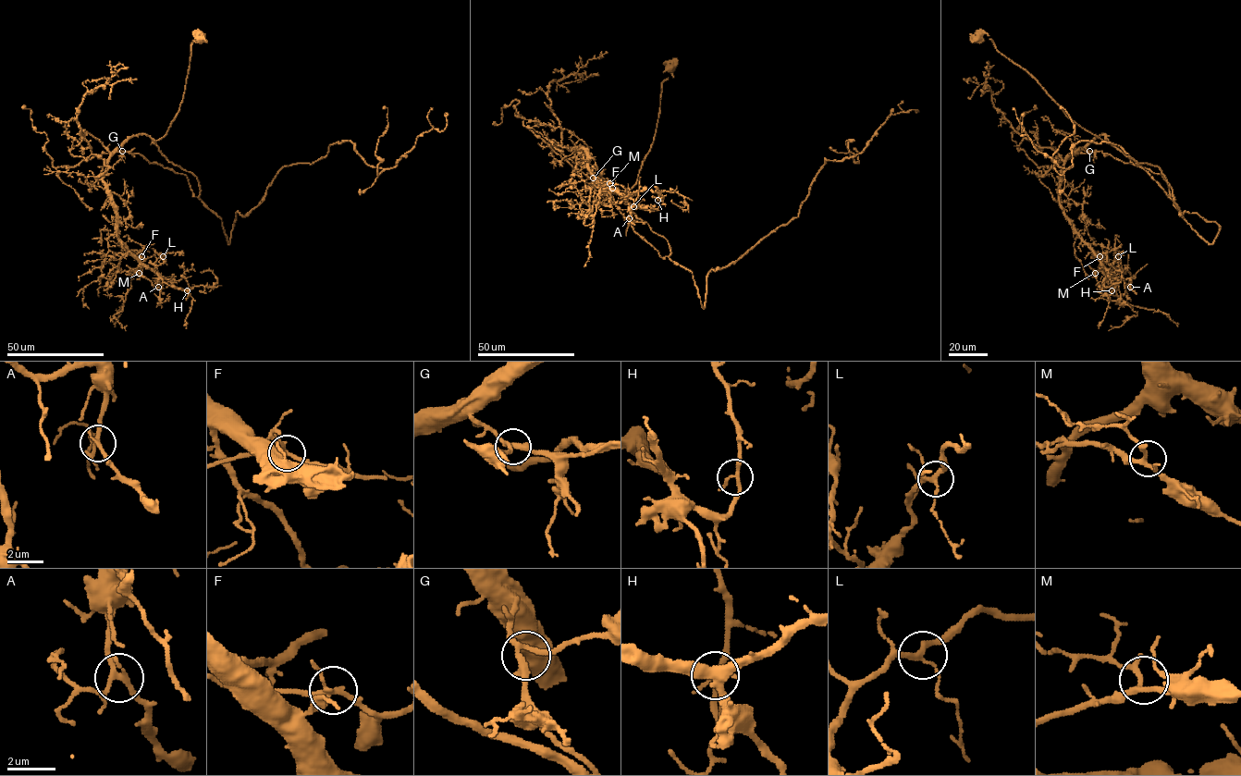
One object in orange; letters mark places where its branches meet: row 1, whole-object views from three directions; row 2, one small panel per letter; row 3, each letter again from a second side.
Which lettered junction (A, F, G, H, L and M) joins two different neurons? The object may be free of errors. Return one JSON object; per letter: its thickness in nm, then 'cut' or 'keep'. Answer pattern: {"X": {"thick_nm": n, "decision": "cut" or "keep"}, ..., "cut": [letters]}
{"A": {"thick_nm": 220, "decision": "keep"}, "F": {"thick_nm": 200, "decision": "cut"}, "G": {"thick_nm": 240, "decision": "keep"}, "H": {"thick_nm": 180, "decision": "keep"}, "L": {"thick_nm": 220, "decision": "keep"}, "M": {"thick_nm": 200, "decision": "keep"}, "cut": ["F"]}

